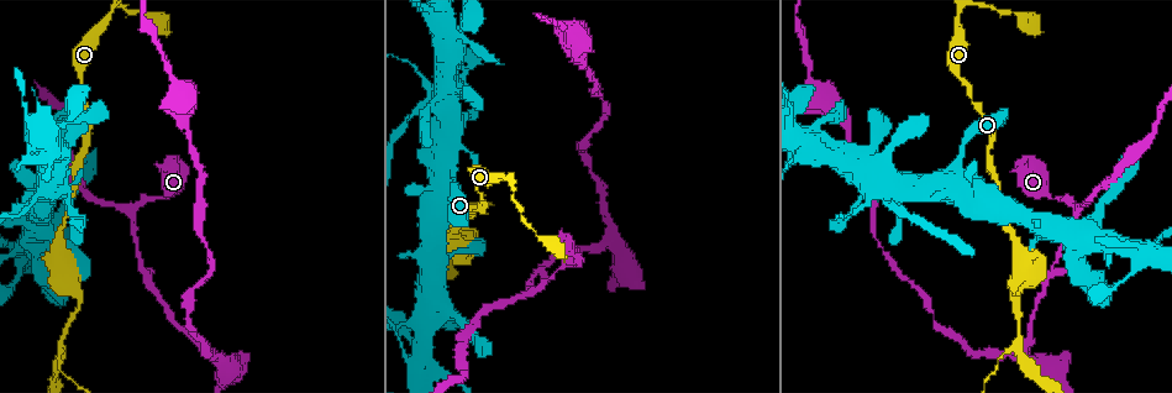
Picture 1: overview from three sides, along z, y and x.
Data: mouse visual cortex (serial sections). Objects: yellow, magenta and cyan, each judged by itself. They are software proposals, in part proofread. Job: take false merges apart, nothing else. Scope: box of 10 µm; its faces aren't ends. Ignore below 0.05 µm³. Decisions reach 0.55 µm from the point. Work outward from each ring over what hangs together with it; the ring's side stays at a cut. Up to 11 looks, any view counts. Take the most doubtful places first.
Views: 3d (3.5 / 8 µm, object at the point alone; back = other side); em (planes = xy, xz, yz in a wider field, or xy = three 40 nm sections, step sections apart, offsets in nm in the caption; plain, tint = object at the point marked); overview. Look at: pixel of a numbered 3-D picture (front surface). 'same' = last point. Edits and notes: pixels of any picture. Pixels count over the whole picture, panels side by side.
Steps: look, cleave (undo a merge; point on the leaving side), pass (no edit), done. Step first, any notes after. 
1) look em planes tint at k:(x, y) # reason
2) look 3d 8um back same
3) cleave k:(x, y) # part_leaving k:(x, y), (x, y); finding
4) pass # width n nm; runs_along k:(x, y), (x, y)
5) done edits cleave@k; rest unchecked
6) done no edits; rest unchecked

look em xy step 1 tint at 1:(1079, 211) # branch point

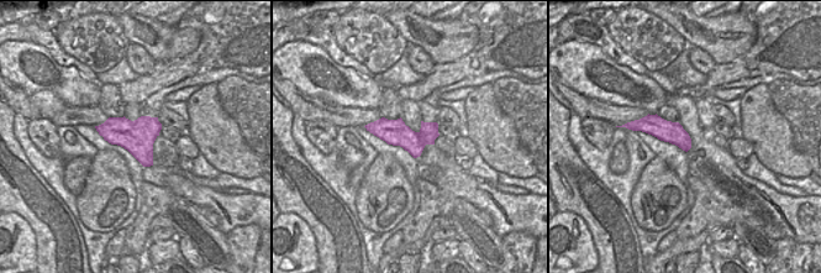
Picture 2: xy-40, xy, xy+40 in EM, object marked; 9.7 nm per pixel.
look 3d 3.5um same

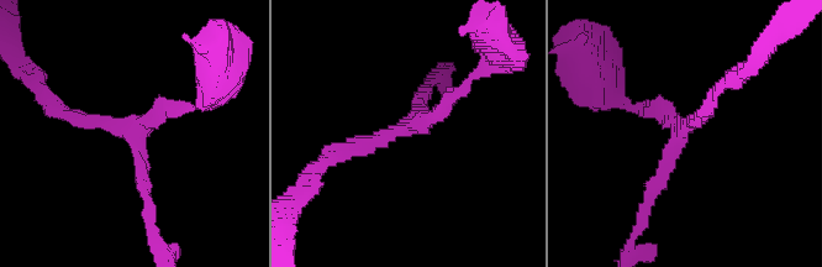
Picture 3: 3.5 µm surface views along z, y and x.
pass # width 260 nm; runs_along 3:(195, 108), (135, 134), (149, 205); all the same cell

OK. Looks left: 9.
look 3d 3.5um at 1:(611, 240) # abrupt turn

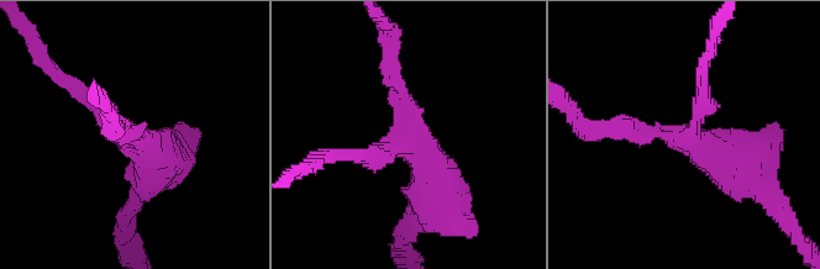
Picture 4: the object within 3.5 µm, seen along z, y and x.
pass # runs_along 4:(343, 156), (405, 140), (389, 68); continuous, no second cell

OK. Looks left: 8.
look 3d 3.5um at 1:(62, 348) # three-way junction

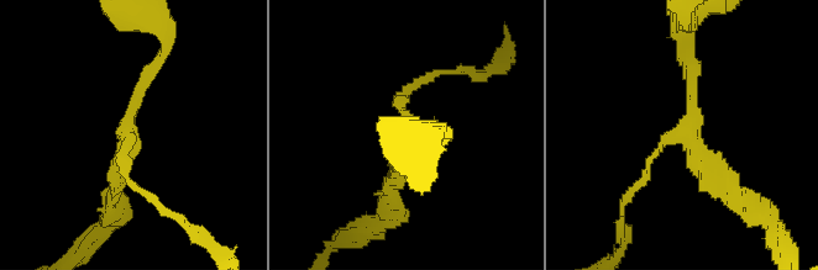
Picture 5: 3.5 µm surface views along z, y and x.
look em xy step 2 tint at 5:(686, 131) # arms 3; arm_widths 100, 150, 200 nm

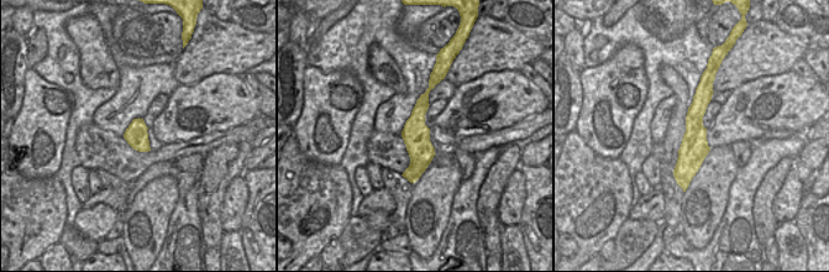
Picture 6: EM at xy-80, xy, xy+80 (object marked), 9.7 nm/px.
pass # runs_along 5:(683, 59), (693, 78), (683, 131), (738, 191); one cell here

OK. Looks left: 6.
look 3d 8um back at 1:(828, 99) # calibre changes

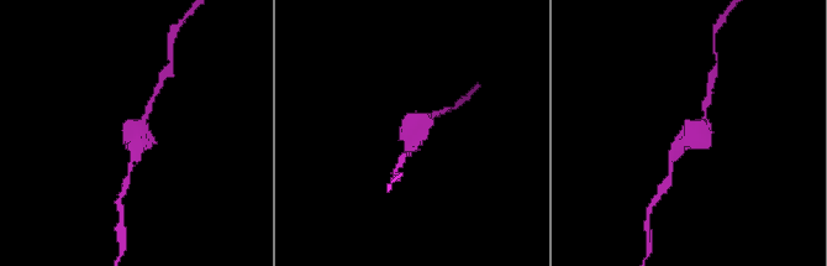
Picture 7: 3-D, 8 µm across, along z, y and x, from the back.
look em planes tint same # now the EM

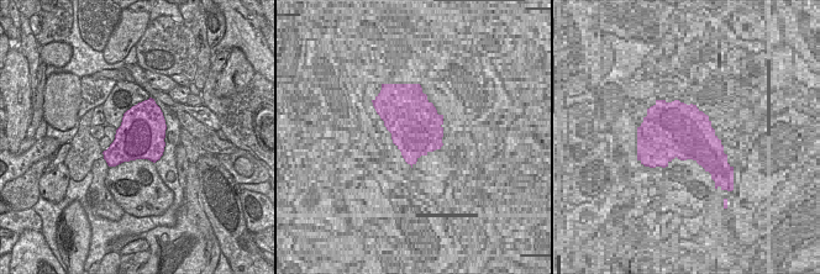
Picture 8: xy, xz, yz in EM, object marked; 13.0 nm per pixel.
pass # runs_along 7:(672, 154), (701, 125), (707, 100); all the same cell

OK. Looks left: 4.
done no edits; rest unchecked

